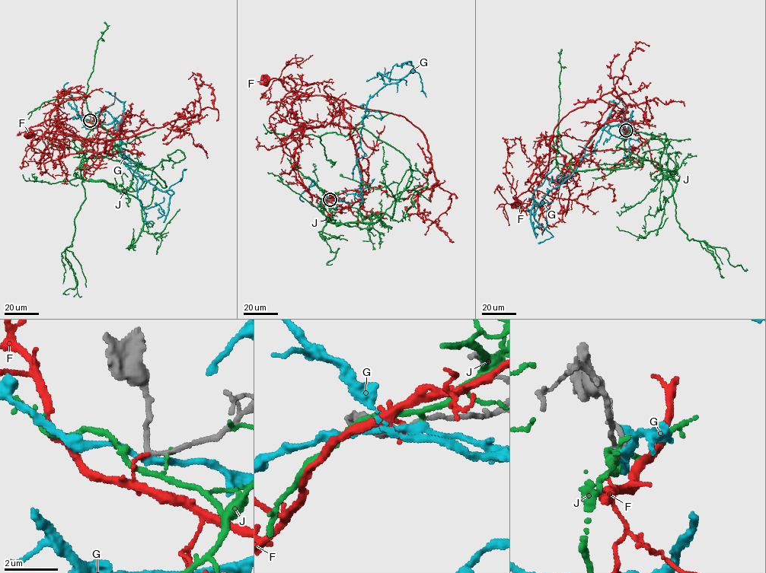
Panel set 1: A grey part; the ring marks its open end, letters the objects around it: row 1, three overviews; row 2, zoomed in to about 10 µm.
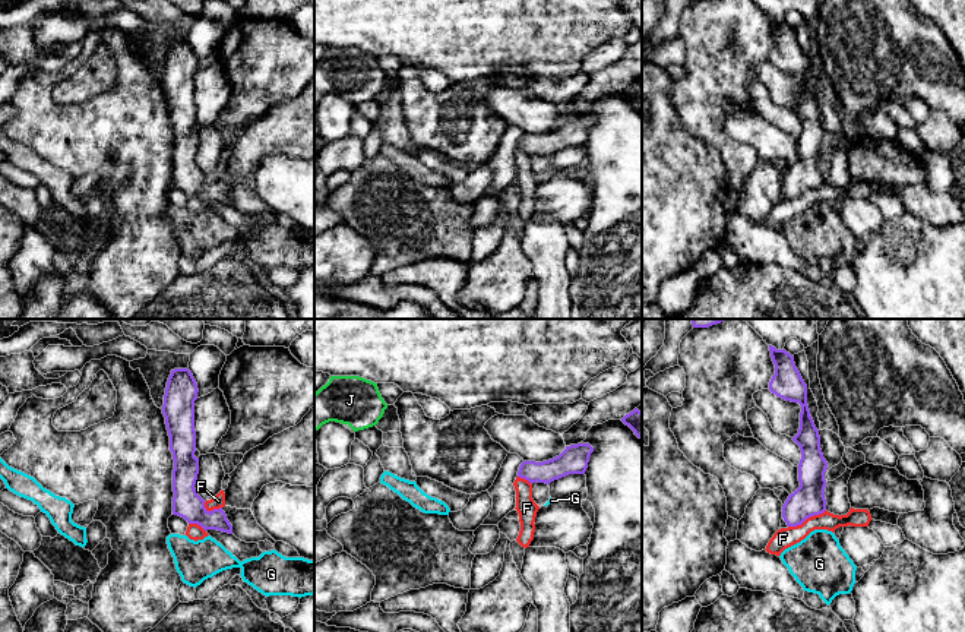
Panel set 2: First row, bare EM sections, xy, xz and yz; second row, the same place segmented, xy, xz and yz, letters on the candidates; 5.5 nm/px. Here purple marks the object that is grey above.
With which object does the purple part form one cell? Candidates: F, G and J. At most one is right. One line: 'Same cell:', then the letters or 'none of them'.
Same cell: none of them

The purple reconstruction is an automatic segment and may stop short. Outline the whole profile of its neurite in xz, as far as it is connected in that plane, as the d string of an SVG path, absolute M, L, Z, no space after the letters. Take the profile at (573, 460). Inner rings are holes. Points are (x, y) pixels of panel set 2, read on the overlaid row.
M589 443L570 445L553 459L542 462L523 461L518 477L528 480L531 484L537 481L550 484L569 474L585 474L592 452L594 448Z

